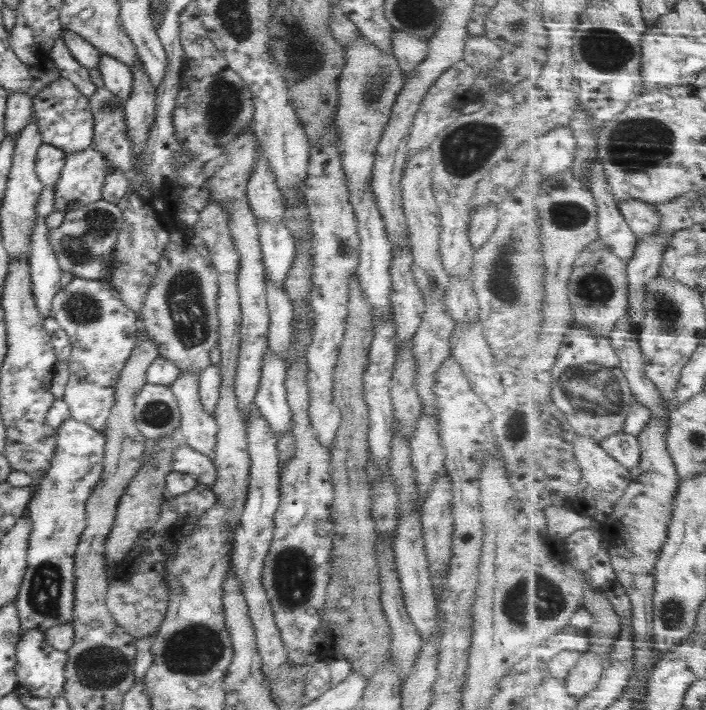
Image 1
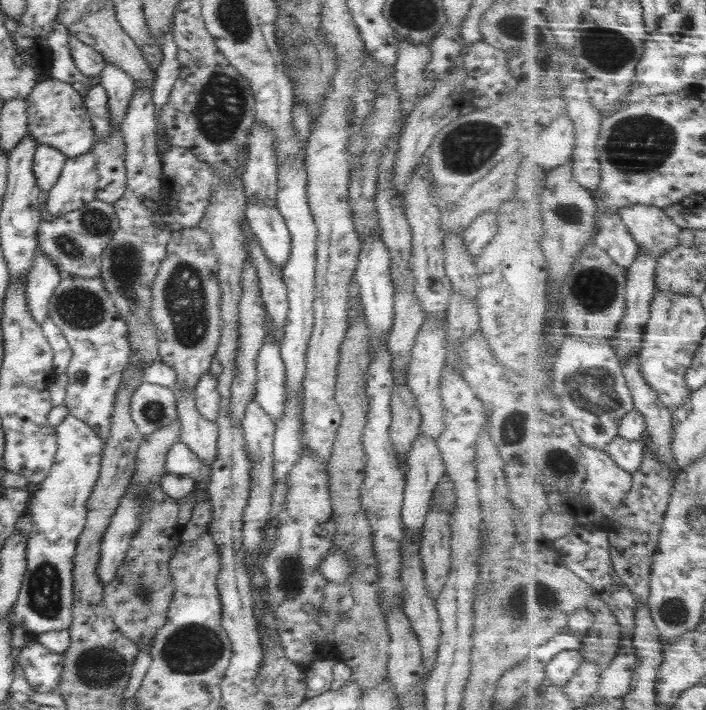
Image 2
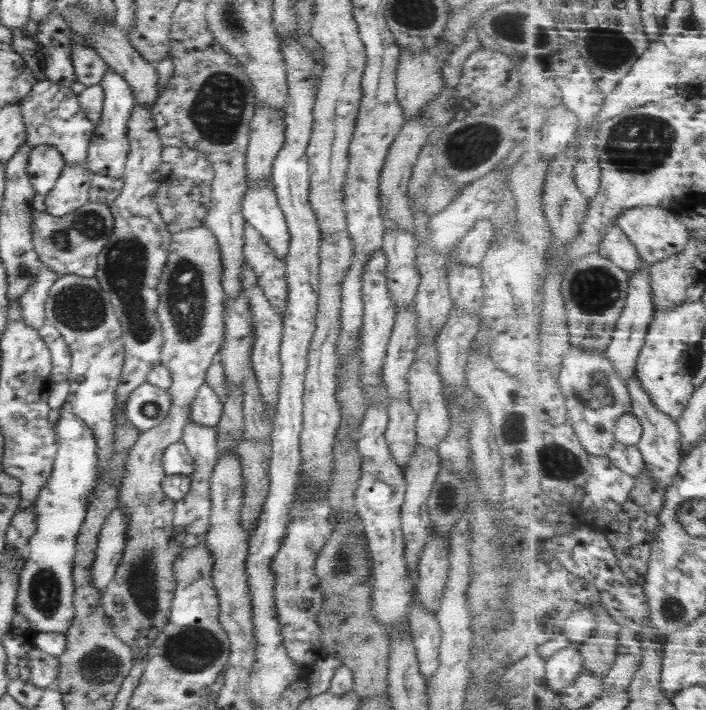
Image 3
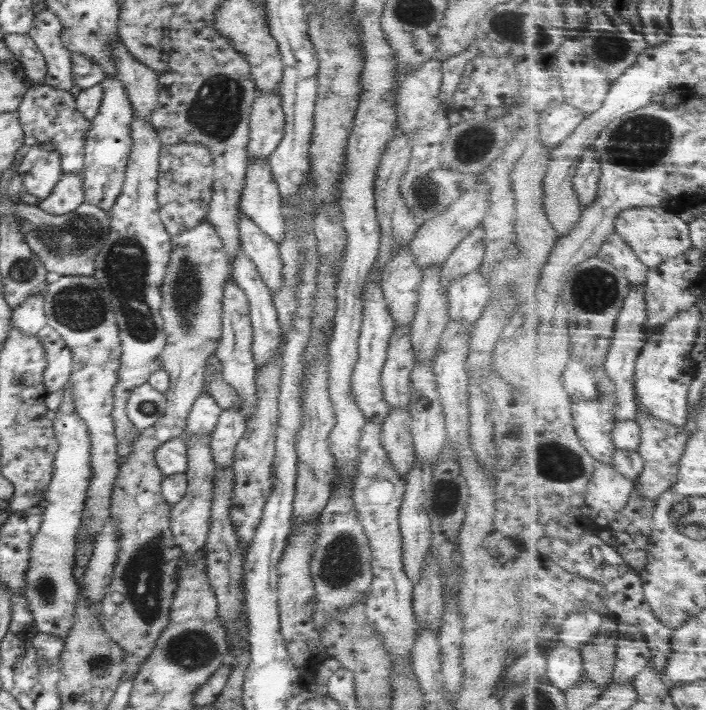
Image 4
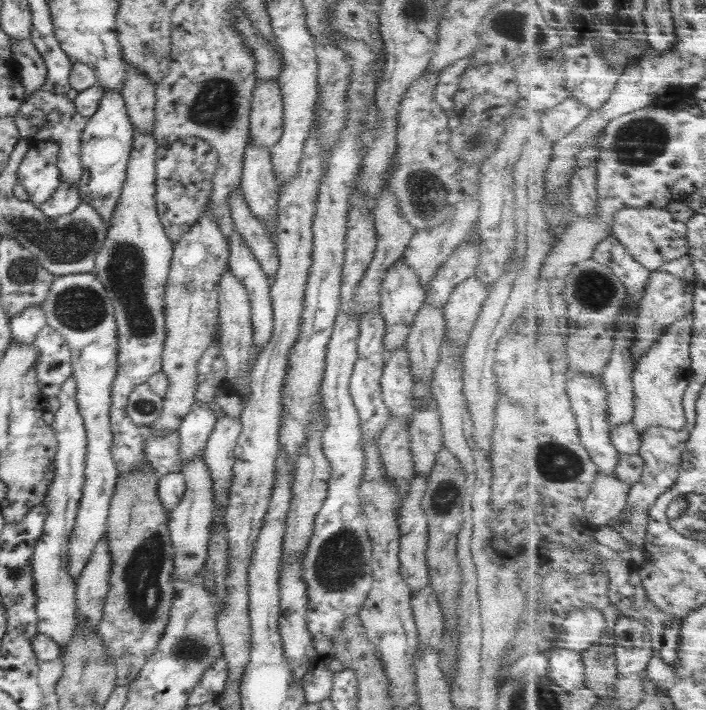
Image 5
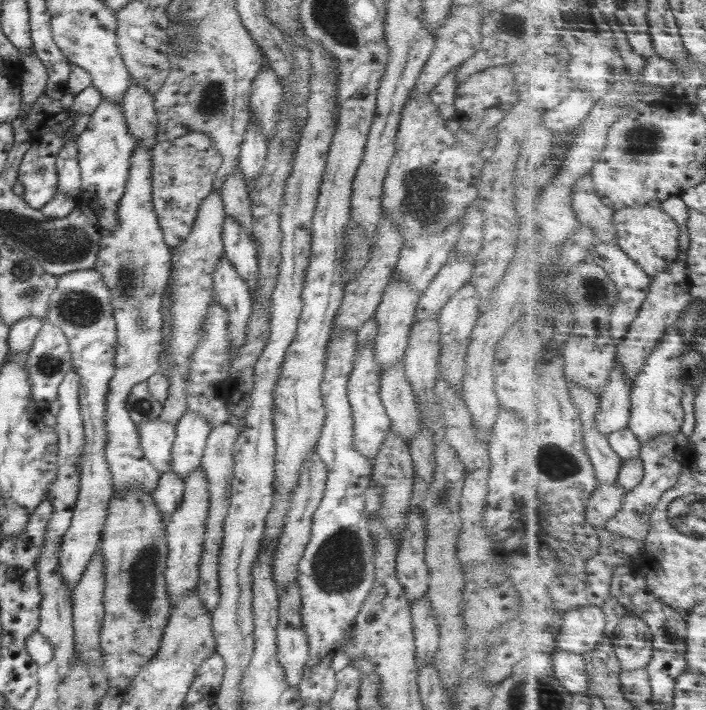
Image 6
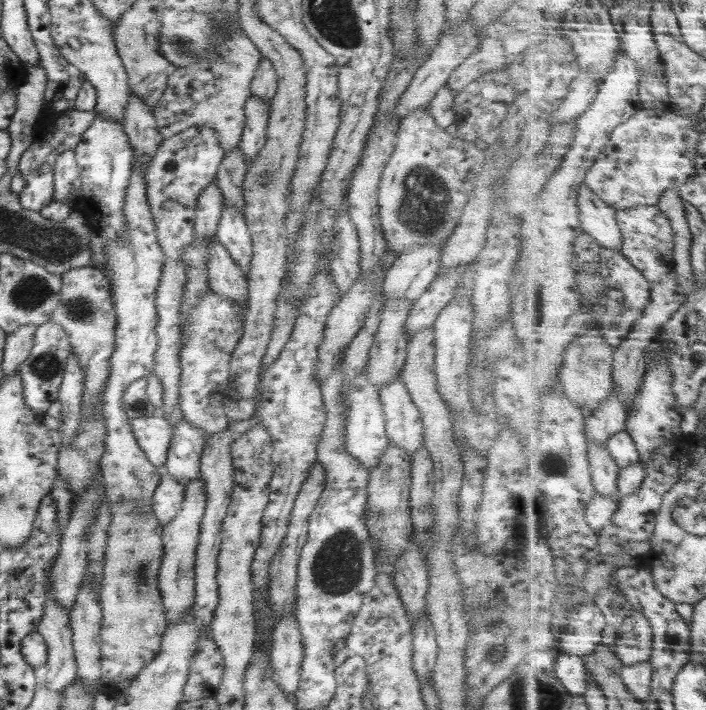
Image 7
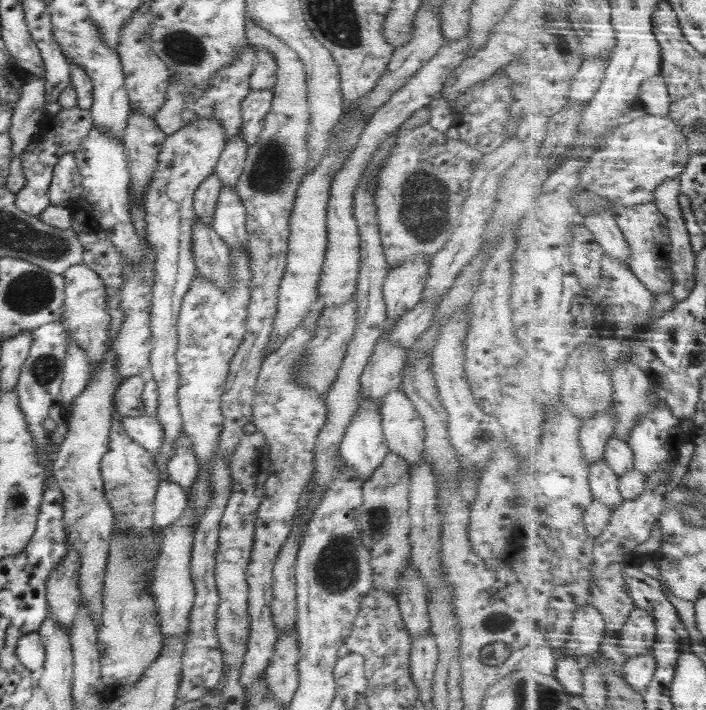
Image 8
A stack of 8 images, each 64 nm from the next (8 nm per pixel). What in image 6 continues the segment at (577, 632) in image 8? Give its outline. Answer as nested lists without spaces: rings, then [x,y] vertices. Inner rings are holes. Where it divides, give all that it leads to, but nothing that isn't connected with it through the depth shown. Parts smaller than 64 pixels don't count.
[[[600,606],[580,607],[570,611],[562,618],[564,622],[560,628],[557,629],[557,644],[559,650],[579,653],[586,655],[595,650],[607,637],[607,615]]]

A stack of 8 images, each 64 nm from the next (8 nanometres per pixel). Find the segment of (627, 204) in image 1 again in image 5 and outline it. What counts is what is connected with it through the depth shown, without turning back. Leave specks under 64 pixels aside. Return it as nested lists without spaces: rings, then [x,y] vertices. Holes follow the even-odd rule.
[[[628,207],[619,210],[614,218],[613,234],[616,235],[630,254],[651,271],[662,269],[668,262],[686,257],[690,252],[689,226],[687,221],[678,220],[672,212],[660,207]]]

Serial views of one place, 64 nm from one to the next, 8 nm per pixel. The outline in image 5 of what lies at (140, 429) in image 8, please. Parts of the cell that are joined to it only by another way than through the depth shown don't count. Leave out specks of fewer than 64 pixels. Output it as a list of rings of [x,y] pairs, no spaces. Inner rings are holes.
[[[170,431],[163,435],[152,435],[143,443],[145,460],[155,467],[158,475],[182,470],[179,457],[179,432]]]

